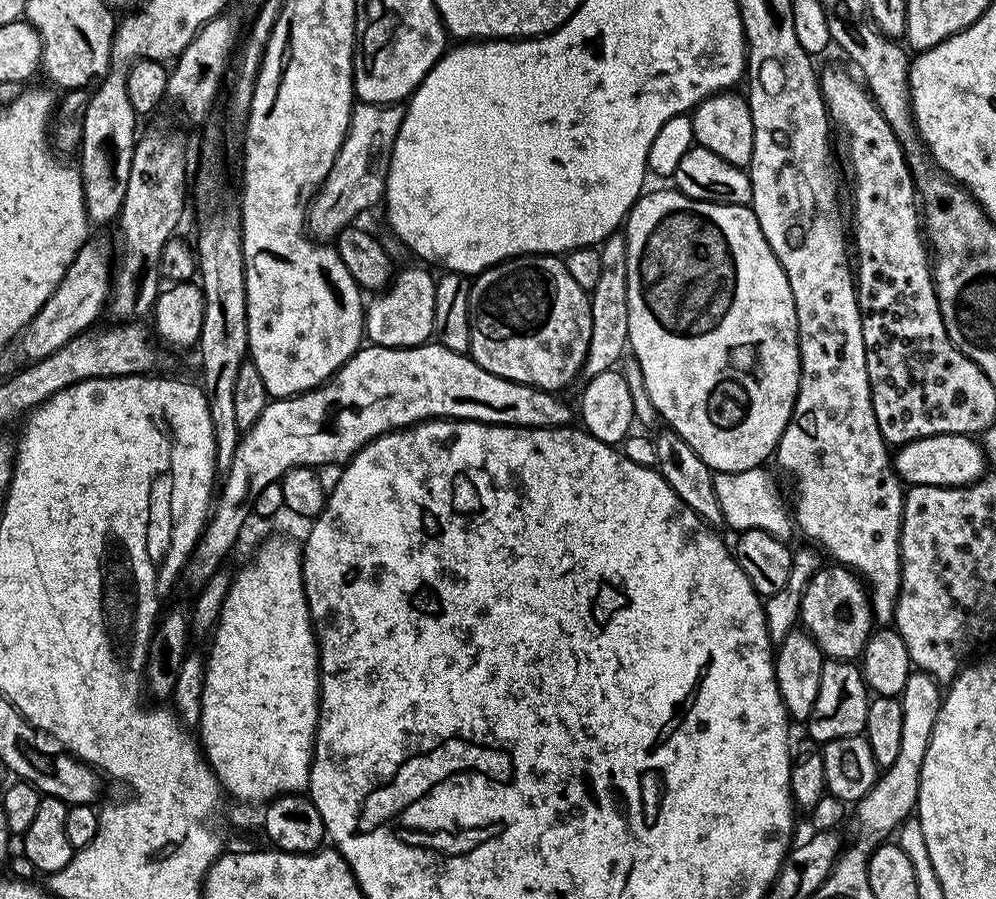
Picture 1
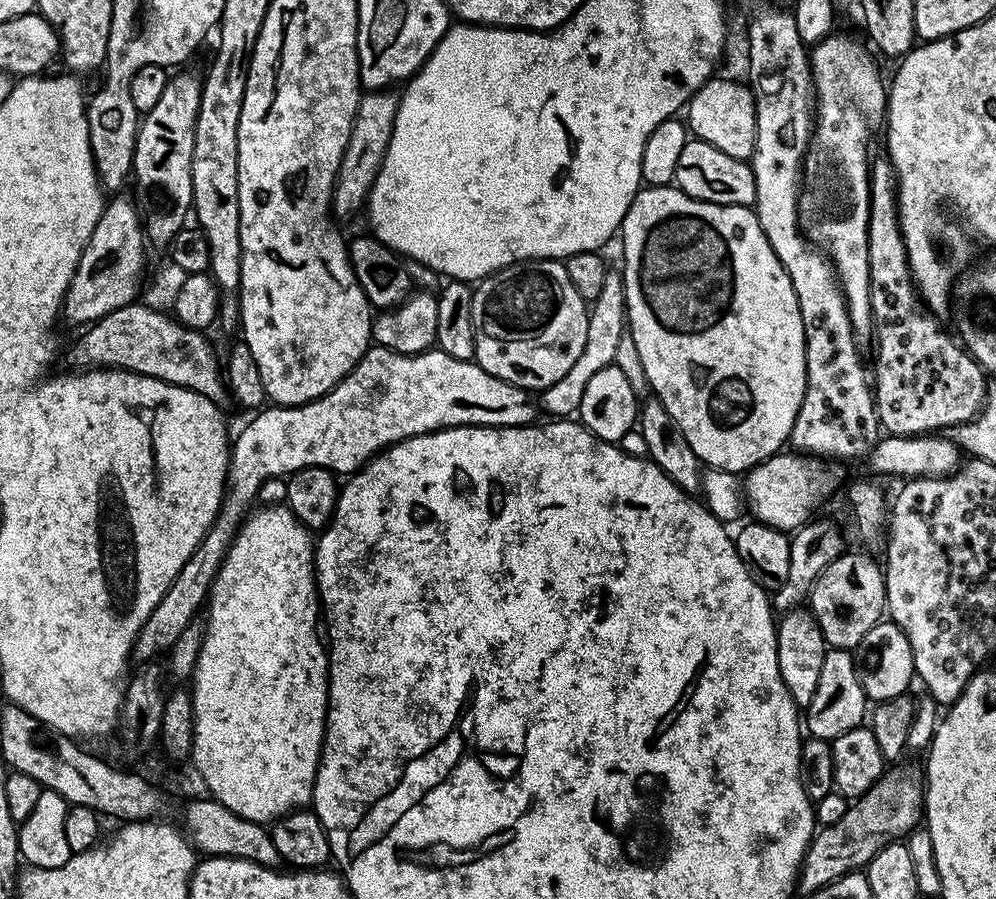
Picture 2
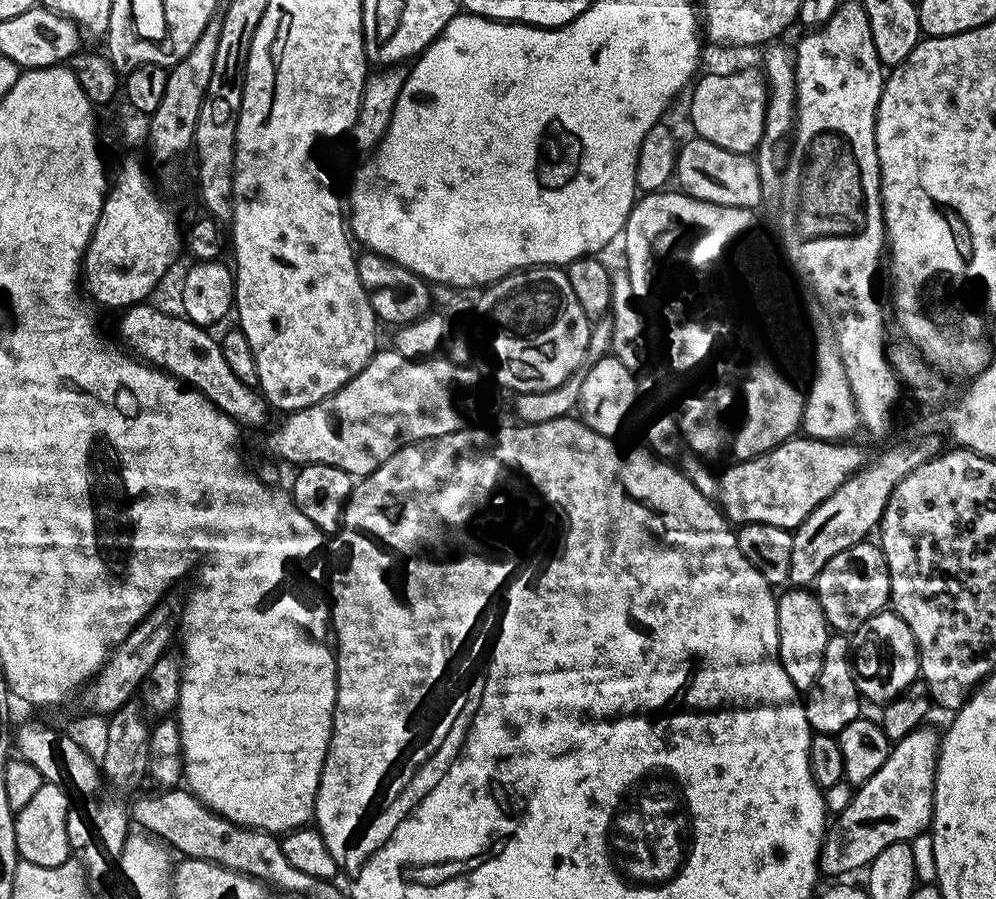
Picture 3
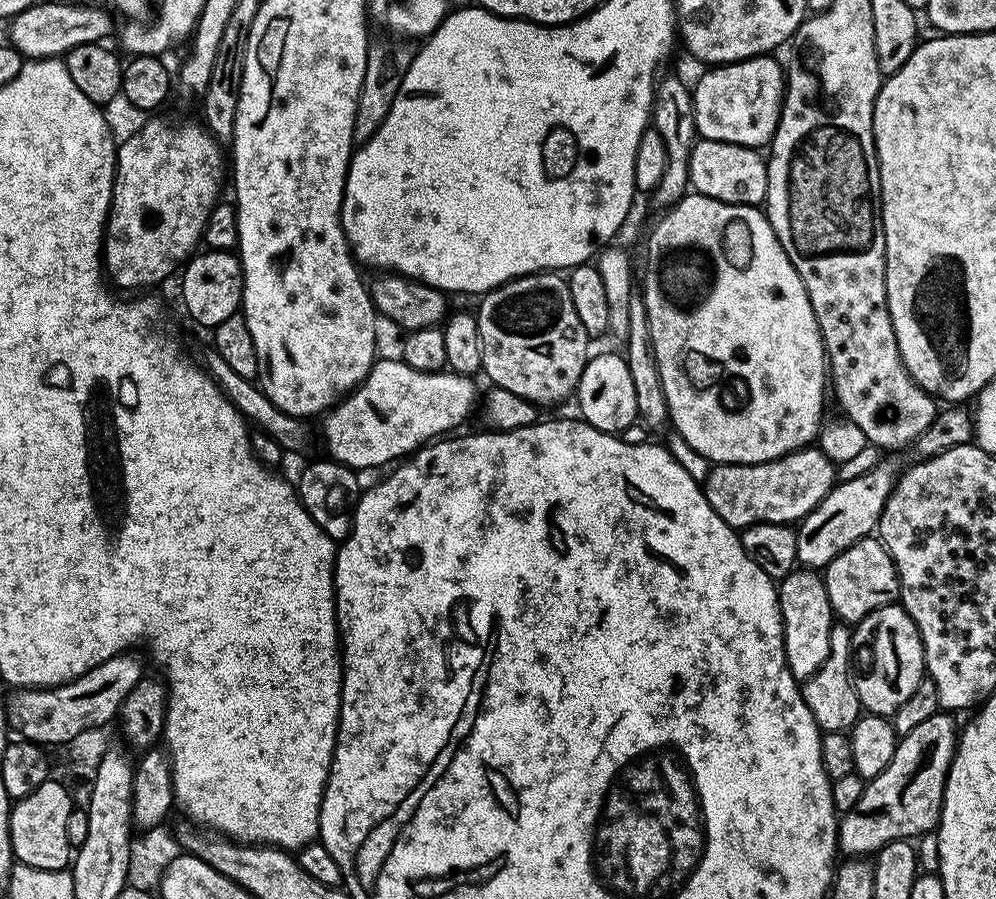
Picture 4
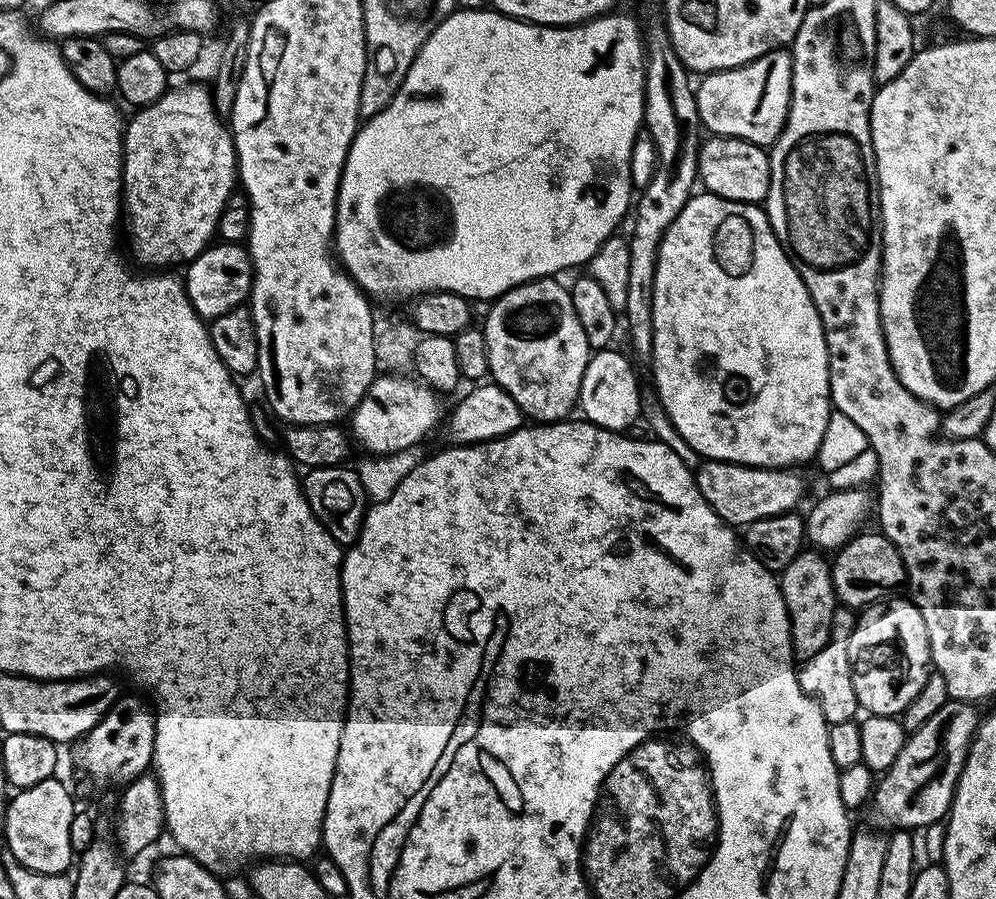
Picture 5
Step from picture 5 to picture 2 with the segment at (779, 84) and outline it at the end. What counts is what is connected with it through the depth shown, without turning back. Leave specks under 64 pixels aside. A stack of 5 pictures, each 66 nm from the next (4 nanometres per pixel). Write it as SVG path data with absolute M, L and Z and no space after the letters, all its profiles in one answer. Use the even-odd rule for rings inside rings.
M719 78L707 80L701 86L699 93L692 97L690 101L691 108L692 124L690 120L690 132L693 137L702 142L710 142L710 146L718 146L718 150L730 154L730 158L749 159L756 141L756 103L747 87L740 88L740 84L736 80L719 80Z

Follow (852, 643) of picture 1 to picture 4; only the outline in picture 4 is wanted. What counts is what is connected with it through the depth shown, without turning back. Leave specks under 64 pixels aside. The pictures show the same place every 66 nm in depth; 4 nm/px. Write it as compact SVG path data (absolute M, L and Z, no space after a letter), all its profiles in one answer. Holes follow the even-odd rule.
M865 538L842 550L842 554L823 569L822 575L835 619L852 626L883 604L893 603L900 595L900 575L896 573L890 554L876 538Z

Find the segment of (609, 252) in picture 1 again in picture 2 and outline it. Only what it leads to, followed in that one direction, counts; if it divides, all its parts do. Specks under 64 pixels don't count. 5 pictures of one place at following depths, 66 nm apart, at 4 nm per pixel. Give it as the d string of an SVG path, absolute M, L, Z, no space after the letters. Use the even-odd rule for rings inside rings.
M616 270L609 271L606 286L602 286L602 294L598 294L598 298L591 301L588 309L586 346L582 350L578 362L574 362L574 366L570 366L568 373L562 378L558 378L558 382L554 382L554 386L545 388L539 393L539 407L543 411L545 408L550 414L549 417L572 418L579 413L582 393L586 391L586 385L590 382L590 378L594 378L594 374L598 374L598 370L615 364L618 342L622 342L622 338L626 334L627 319L628 307L624 297L623 275Z

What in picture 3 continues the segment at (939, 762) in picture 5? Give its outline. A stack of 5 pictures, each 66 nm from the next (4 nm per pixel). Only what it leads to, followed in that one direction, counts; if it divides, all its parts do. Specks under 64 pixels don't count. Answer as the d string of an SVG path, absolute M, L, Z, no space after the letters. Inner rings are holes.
M918 727L906 734L906 738L895 741L886 762L882 762L882 770L878 770L870 782L859 785L853 791L850 806L829 823L819 858L820 871L825 877L861 871L886 846L909 843L931 827L936 763L942 736L928 727Z

